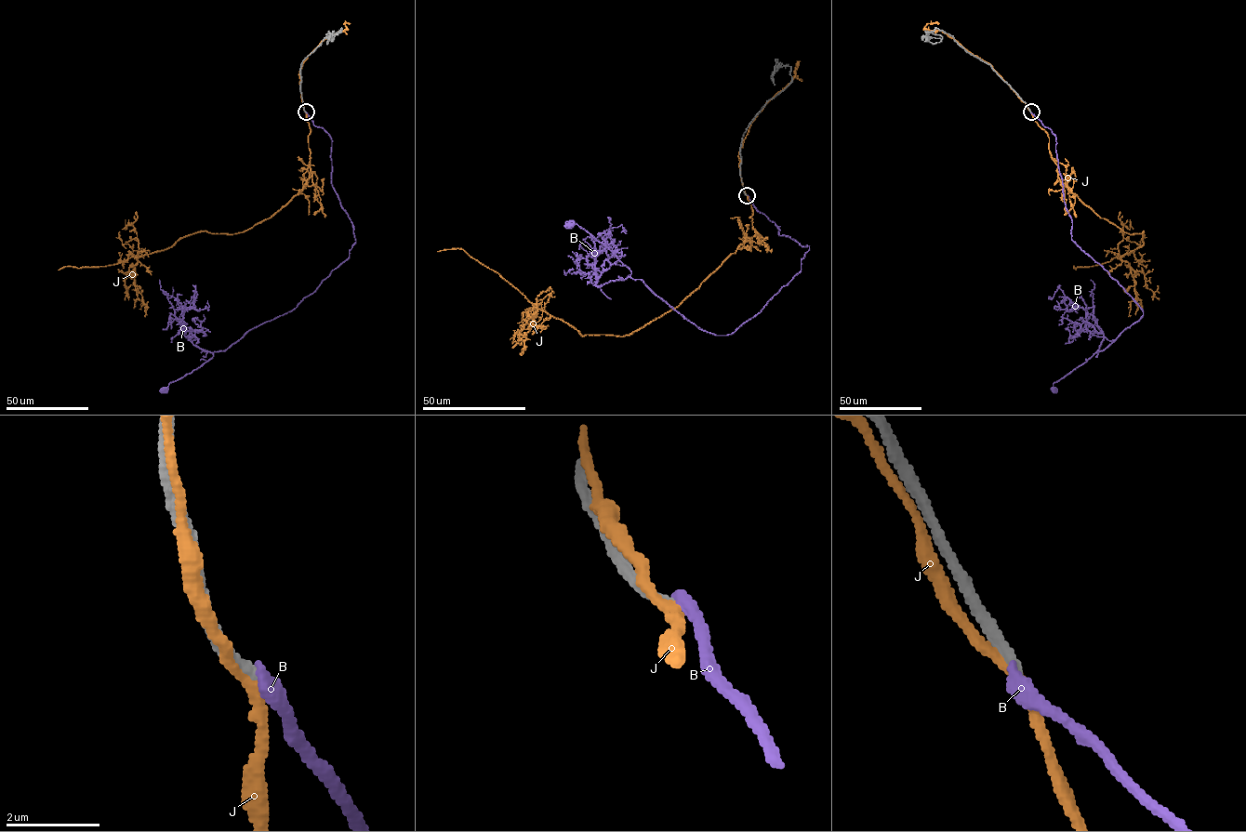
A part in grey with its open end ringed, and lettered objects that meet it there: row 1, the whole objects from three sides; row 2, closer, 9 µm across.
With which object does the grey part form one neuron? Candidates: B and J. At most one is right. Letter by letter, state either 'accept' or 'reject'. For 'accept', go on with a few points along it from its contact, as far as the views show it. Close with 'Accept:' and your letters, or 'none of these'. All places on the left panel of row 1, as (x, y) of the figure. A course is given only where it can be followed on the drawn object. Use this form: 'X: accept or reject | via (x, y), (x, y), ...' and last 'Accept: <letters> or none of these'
B: reject
J: reject
Accept: none of these

